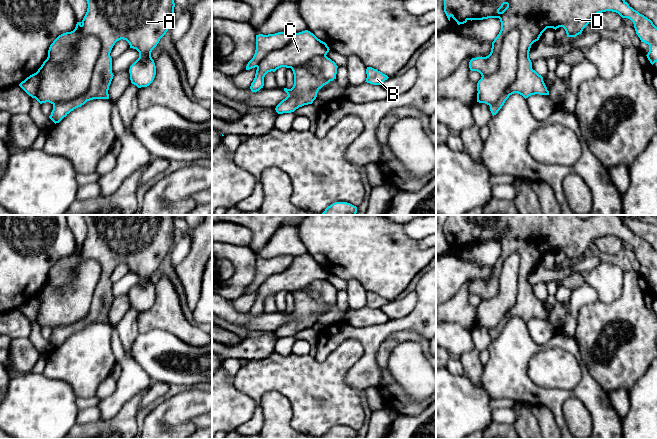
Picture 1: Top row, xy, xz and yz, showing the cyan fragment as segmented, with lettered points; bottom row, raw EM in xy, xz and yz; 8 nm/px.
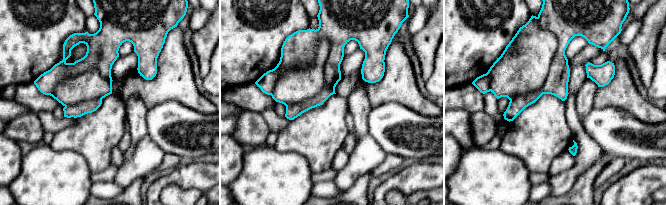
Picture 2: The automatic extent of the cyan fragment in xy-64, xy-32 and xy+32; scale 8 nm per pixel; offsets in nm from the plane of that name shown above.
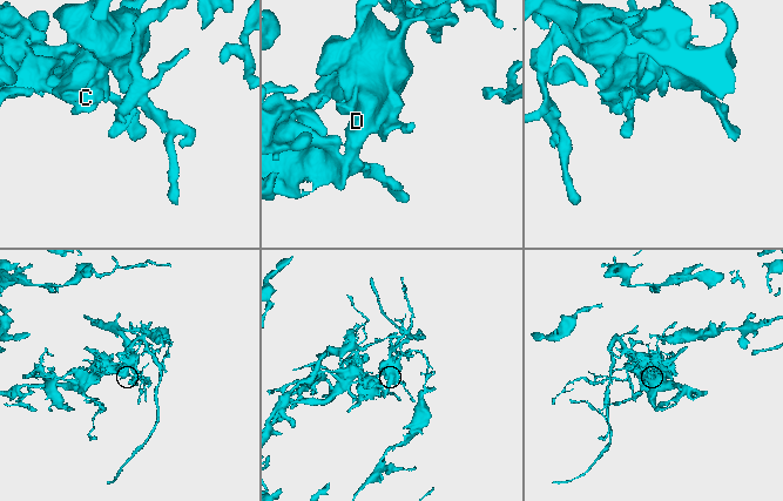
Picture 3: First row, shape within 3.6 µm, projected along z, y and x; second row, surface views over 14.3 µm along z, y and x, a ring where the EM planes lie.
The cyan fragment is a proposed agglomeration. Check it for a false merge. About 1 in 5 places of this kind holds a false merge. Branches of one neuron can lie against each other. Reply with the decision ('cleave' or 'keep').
cleave

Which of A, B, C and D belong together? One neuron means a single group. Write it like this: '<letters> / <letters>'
A B D / C

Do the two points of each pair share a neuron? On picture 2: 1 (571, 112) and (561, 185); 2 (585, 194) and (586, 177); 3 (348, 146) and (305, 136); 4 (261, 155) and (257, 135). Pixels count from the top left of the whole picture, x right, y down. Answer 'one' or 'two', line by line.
1: one
2: one
3: two
4: two

